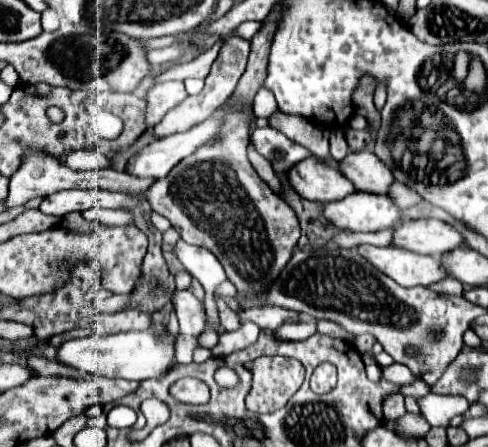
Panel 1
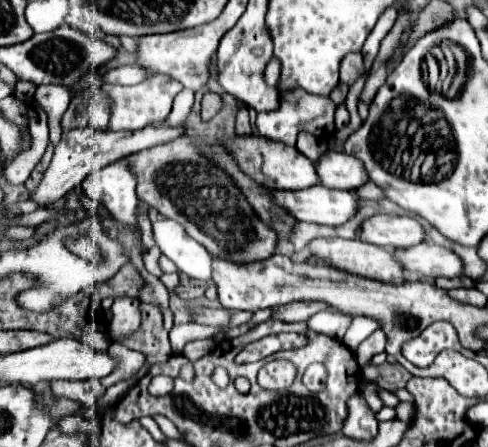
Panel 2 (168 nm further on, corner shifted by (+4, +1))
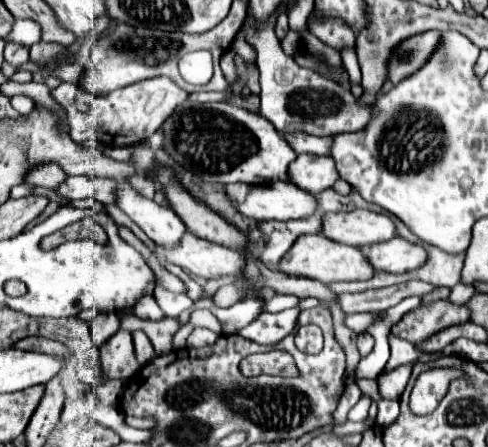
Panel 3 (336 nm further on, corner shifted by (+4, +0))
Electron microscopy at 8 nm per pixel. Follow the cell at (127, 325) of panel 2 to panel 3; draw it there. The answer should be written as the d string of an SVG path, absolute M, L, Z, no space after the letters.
M118 329L102 347L100 347L100 365L102 379L130 379L138 373L140 365L134 357L132 334L126 329Z

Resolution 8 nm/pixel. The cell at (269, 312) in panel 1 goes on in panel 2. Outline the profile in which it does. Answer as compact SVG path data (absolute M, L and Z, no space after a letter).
M298 302L298 304L288 304L282 308L274 308L274 318L286 320L286 322L302 322L314 316L320 310L328 310L330 306L324 302Z

